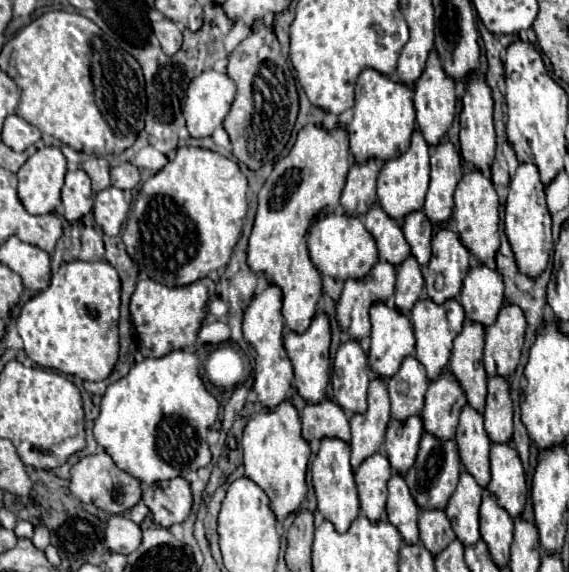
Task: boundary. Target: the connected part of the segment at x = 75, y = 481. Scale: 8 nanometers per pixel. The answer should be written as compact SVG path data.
M97 452L91 456L81 458L71 468L71 486L75 498L79 498L85 504L95 504L97 508L109 512L109 514L125 514L129 512L139 500L141 500L141 480L127 474L125 470L117 468L113 458L107 452Z

